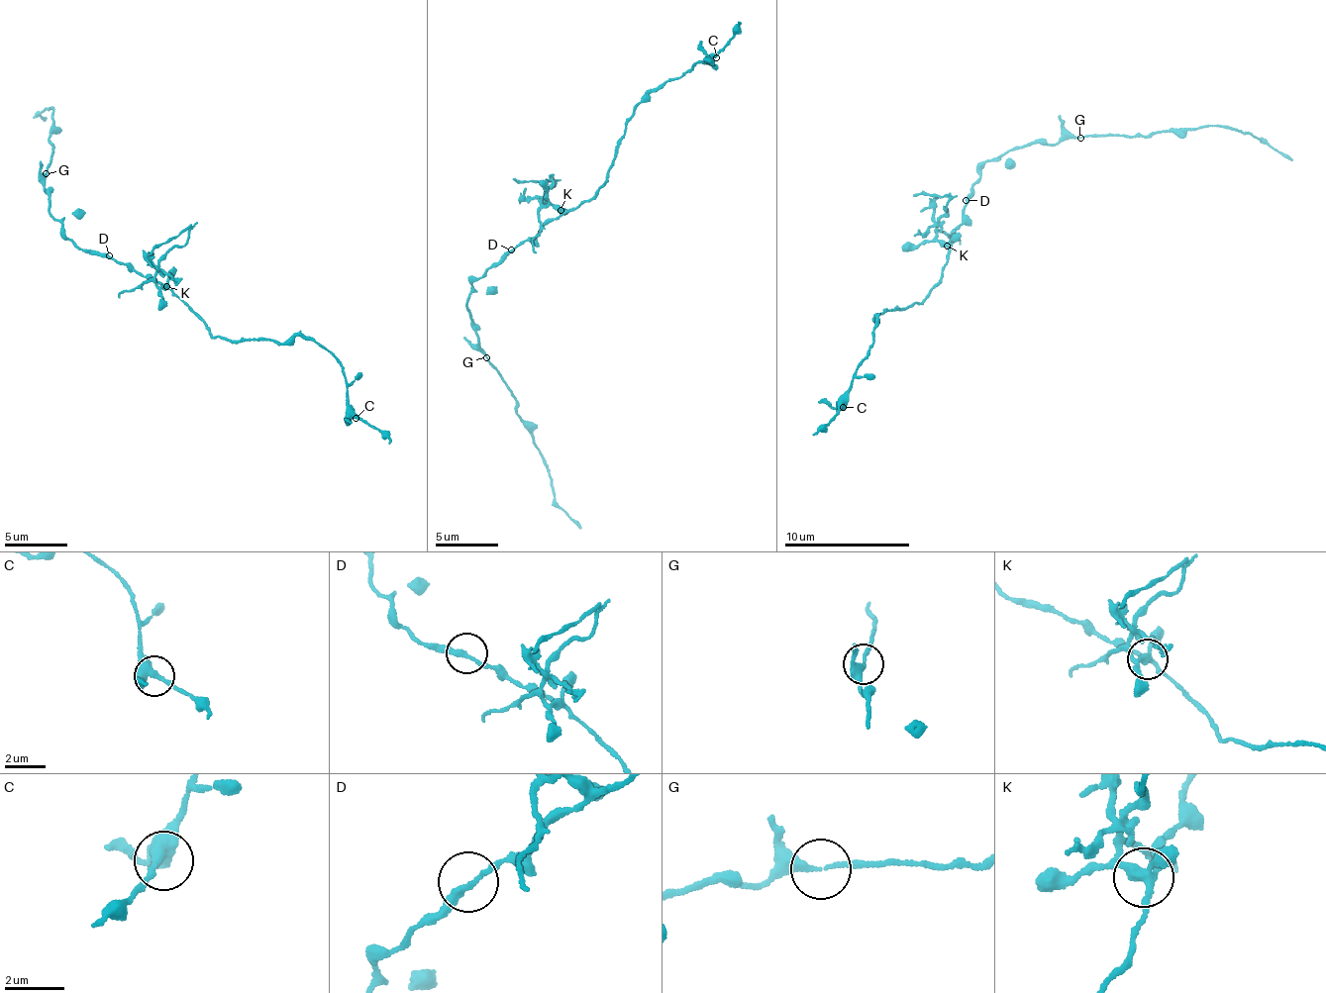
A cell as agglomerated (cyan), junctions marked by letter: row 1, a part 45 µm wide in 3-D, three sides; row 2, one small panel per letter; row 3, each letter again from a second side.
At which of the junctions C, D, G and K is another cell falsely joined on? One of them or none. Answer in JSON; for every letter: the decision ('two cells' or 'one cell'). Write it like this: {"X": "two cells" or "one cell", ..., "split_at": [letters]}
{"C": "one cell", "D": "one cell", "G": "one cell", "K": "two cells", "split_at": ["K"]}

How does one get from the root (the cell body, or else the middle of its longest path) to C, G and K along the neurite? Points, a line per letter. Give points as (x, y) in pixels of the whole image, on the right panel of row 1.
C: (968, 202), (928, 295), (876, 316), (880, 320), (870, 349), (856, 371), (843, 407)
G: (968, 202), (980, 170), (988, 160), (1031, 144), (1047, 142), (1051, 146), (1078, 137)
K: (968, 202), (962, 225), (946, 246)

